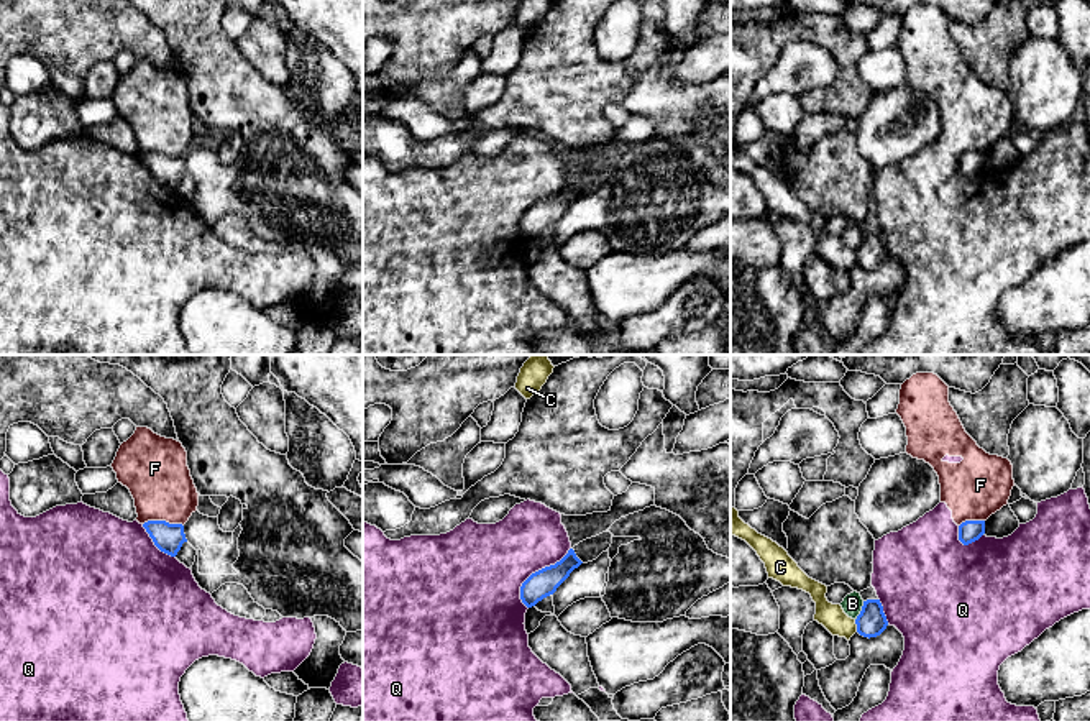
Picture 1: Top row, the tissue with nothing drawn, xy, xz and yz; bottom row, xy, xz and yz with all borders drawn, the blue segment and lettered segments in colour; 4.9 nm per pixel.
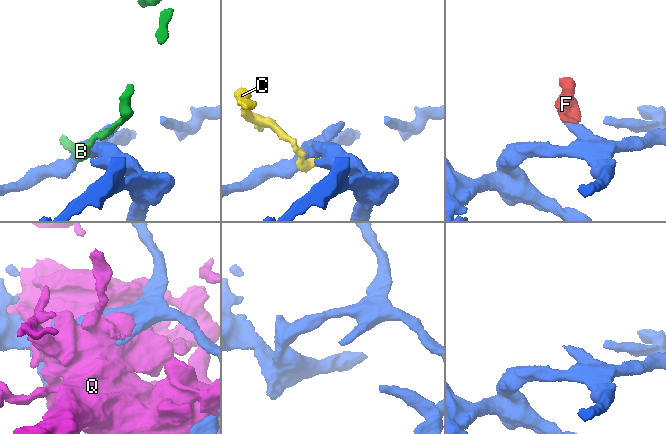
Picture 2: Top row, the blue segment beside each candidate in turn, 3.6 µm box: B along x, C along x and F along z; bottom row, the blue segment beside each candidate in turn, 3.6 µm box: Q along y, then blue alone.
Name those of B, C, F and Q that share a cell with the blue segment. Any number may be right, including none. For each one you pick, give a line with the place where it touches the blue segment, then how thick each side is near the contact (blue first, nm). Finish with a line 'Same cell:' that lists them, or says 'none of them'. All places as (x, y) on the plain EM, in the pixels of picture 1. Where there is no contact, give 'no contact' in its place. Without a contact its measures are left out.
Same cell: none of them

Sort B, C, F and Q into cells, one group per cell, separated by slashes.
B / C / F Q

